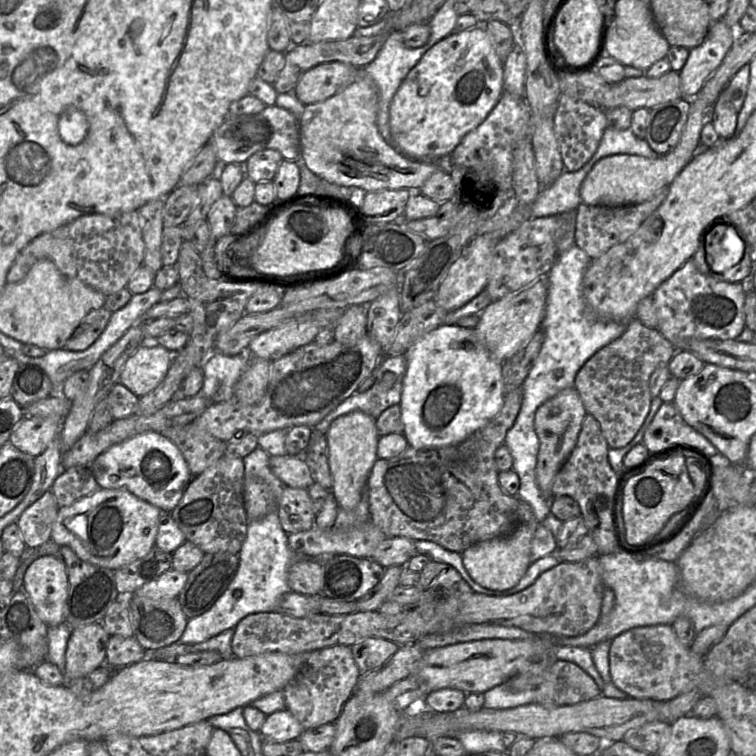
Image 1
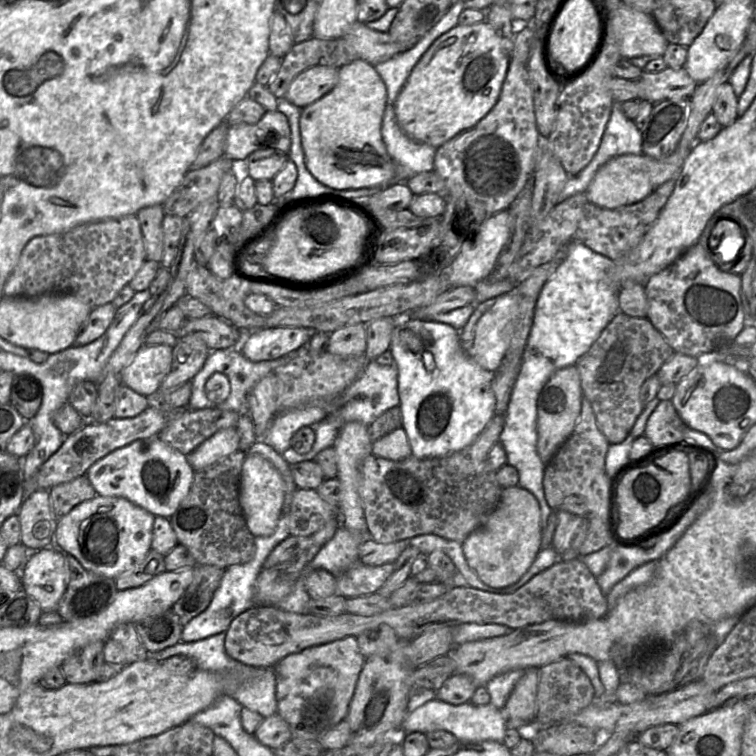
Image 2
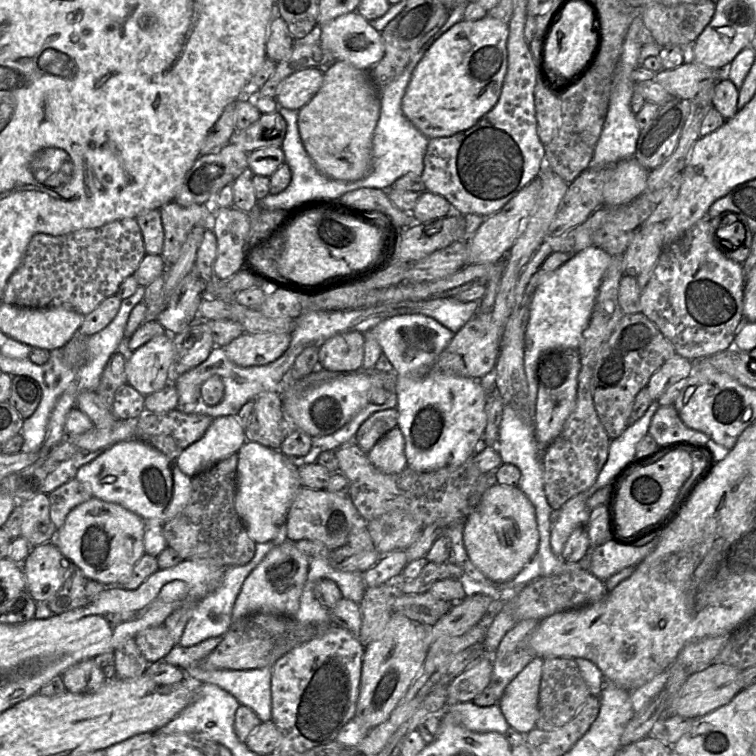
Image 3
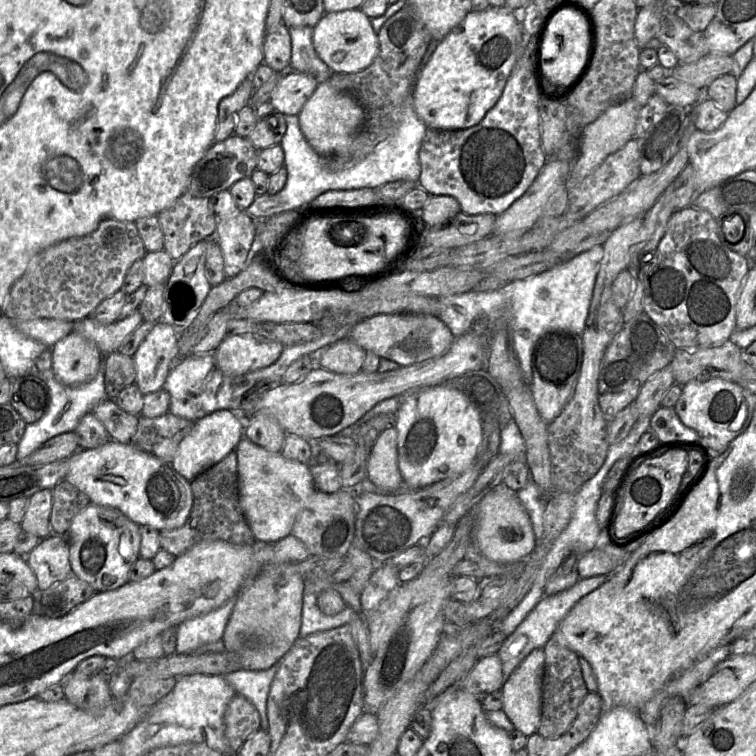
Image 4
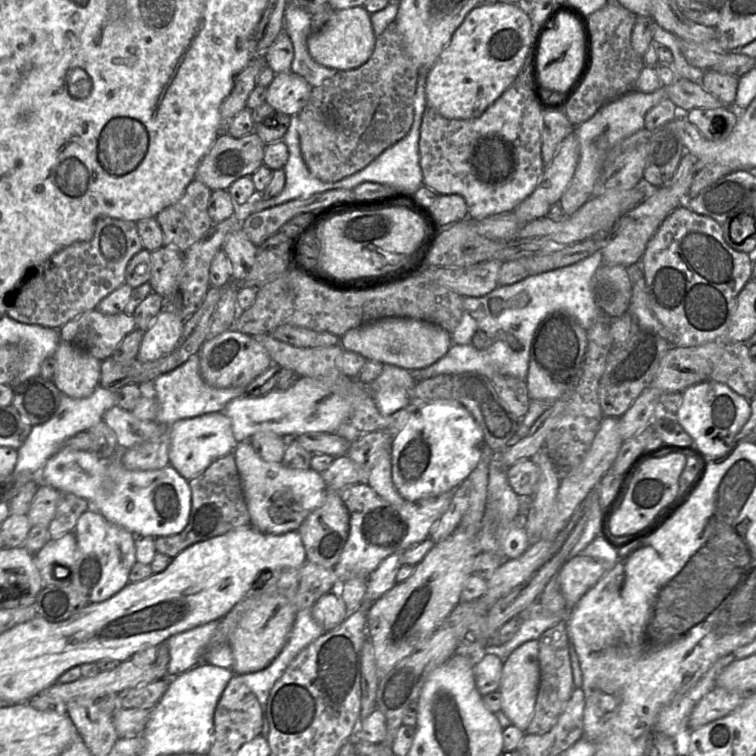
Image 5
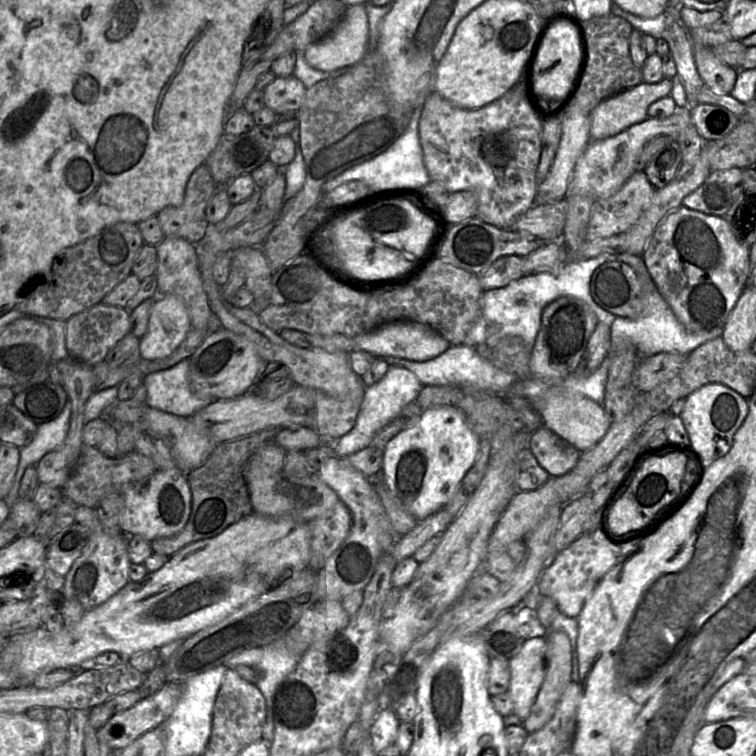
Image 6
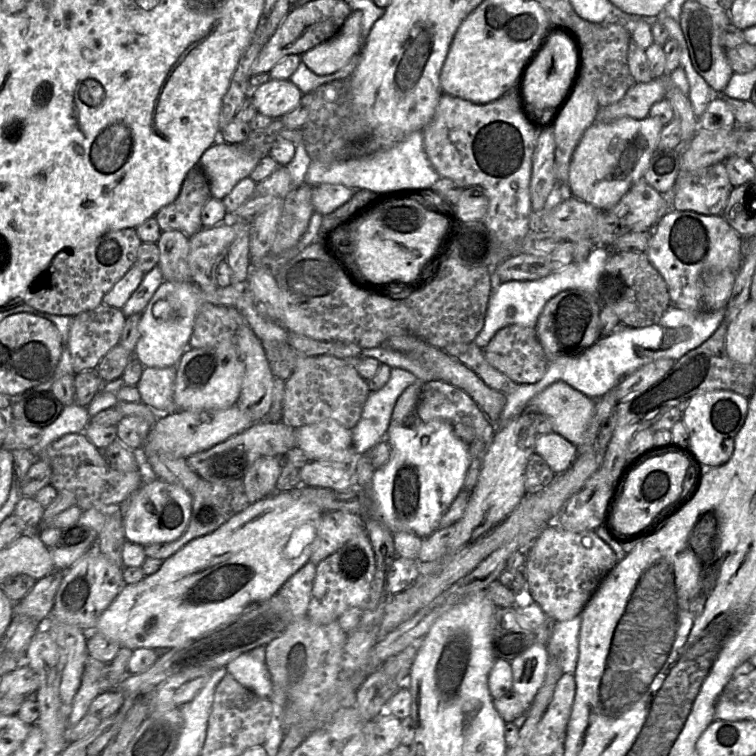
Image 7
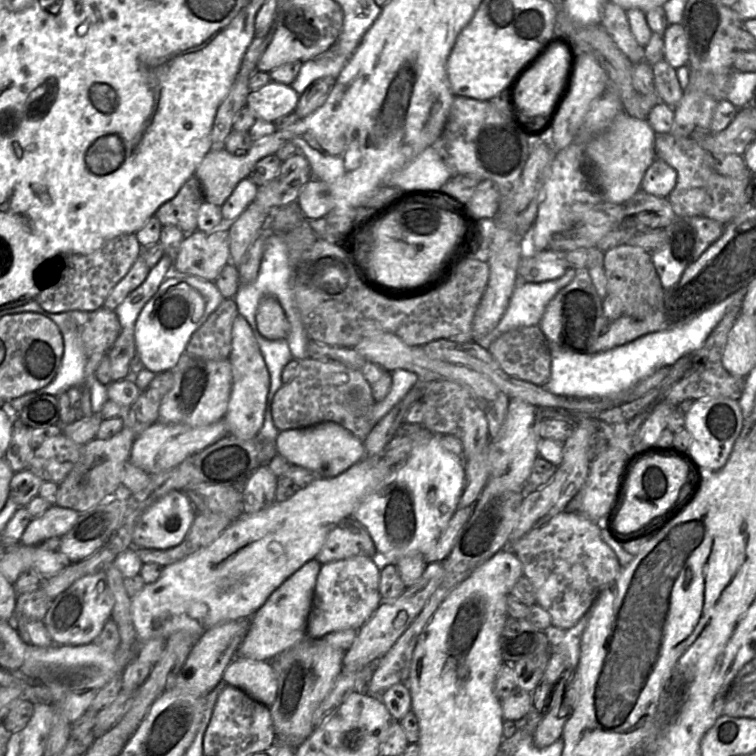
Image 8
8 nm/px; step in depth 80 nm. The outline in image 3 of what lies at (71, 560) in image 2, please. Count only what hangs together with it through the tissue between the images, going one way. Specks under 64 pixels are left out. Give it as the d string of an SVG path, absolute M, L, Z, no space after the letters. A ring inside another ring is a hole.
M71 563L63 586L46 603L54 615L60 615L91 604L106 588L106 585L88 578Z

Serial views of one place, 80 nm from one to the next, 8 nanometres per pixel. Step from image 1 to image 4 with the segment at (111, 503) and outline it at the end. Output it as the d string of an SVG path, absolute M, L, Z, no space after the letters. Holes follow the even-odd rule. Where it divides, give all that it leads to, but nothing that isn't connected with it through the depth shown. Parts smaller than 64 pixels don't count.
M90 503L74 517L66 538L69 543L71 573L87 582L97 593L117 589L129 582L130 570L140 558L141 527L120 510Z

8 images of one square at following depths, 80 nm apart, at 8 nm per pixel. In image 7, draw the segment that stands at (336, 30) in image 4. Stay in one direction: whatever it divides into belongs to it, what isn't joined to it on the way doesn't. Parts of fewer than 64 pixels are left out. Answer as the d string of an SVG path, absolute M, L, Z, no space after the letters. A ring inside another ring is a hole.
M352 11L340 31L331 39L301 54L302 61L311 71L318 75L332 74L340 70L356 53L361 53L361 24L361 11Z

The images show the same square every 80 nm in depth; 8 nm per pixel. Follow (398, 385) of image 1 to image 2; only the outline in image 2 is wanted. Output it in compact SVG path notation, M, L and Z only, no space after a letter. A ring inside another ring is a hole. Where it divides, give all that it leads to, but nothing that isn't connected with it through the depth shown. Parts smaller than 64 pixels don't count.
M375 360L368 361L358 378L332 403L332 412L324 420L312 426L315 438L310 451L298 454L288 448L282 454L283 459L289 466L303 461L312 461L321 450L333 447L339 430L345 423L358 421L369 425L388 409L399 406L399 403L398 371L396 366L383 366Z

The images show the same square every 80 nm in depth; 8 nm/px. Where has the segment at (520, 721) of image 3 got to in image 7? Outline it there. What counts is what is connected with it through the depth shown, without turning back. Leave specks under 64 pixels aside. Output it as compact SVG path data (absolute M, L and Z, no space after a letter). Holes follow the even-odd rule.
M535 642L521 656L510 662L512 690L526 706L526 712L544 682L549 660L547 647Z

